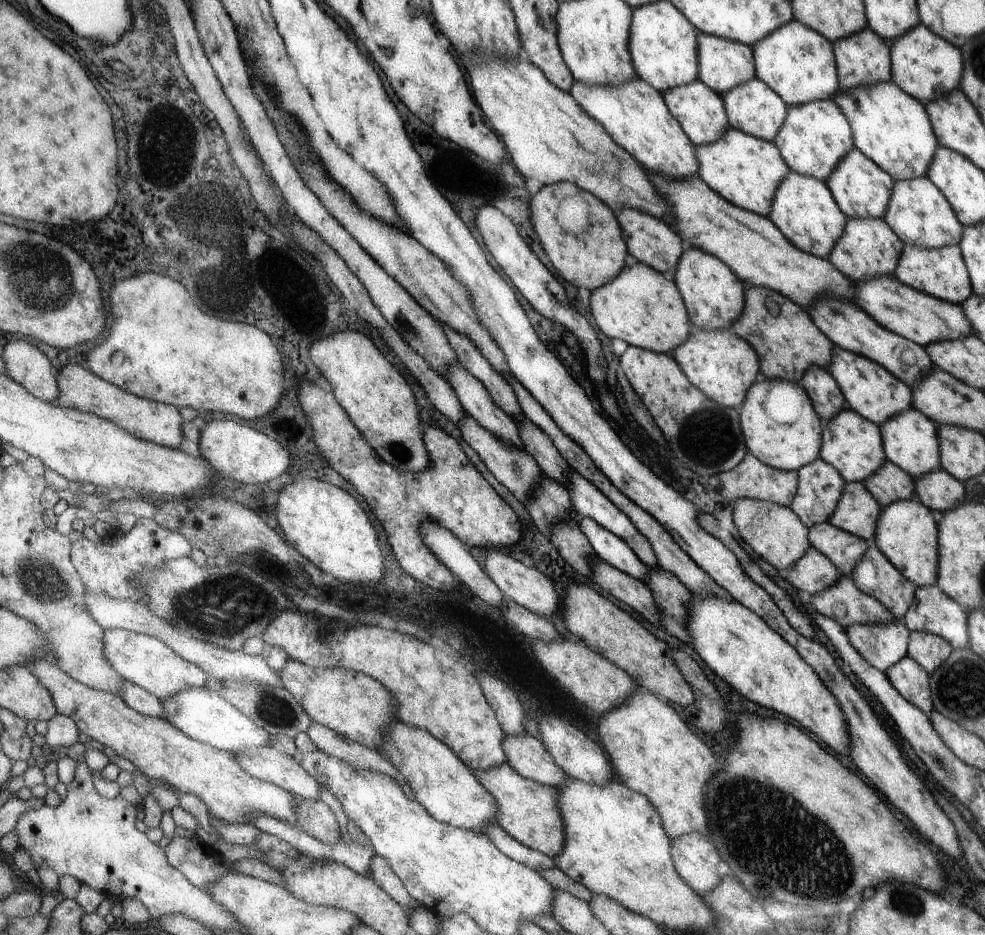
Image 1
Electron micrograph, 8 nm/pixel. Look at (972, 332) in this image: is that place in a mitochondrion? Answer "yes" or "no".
no

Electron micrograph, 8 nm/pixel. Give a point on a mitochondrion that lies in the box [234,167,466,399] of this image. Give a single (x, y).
(413, 323)

